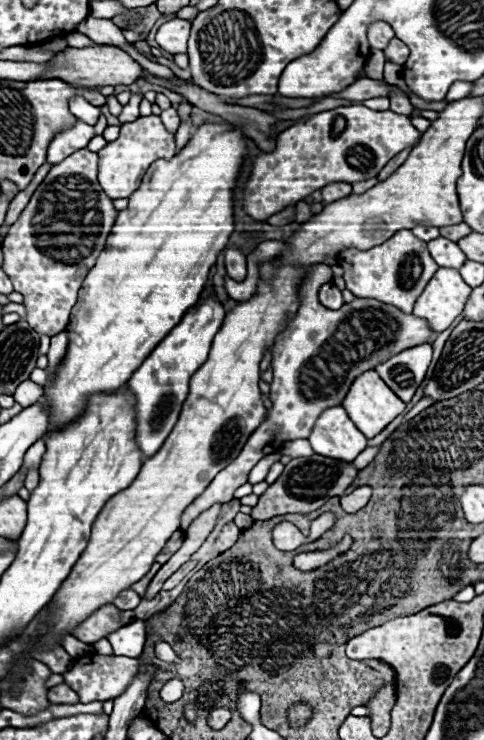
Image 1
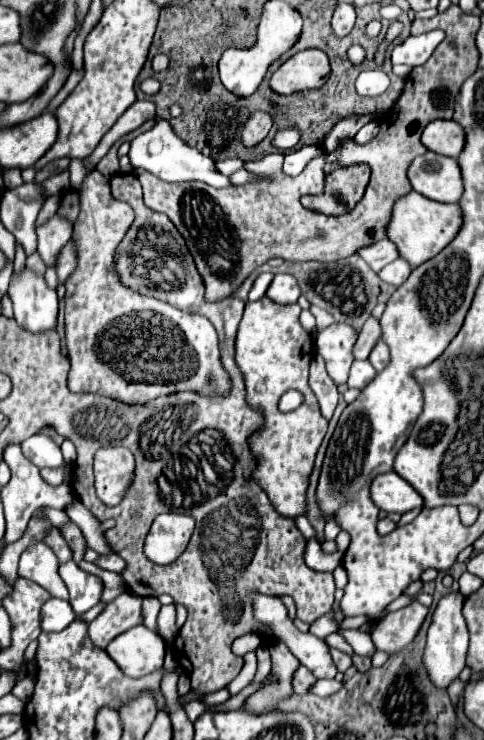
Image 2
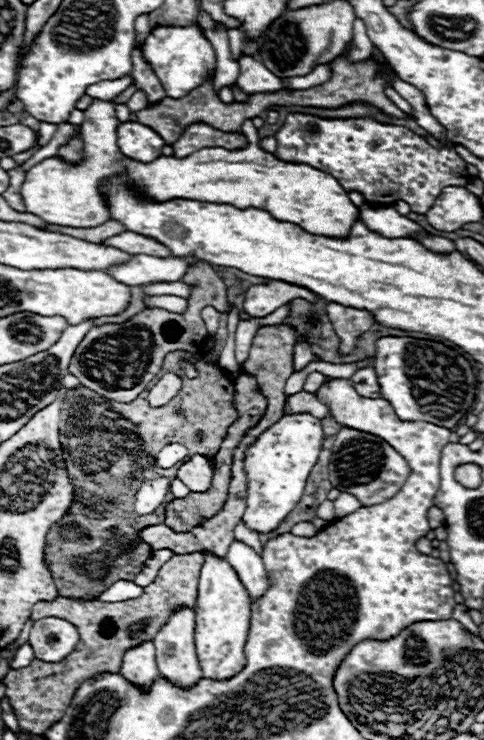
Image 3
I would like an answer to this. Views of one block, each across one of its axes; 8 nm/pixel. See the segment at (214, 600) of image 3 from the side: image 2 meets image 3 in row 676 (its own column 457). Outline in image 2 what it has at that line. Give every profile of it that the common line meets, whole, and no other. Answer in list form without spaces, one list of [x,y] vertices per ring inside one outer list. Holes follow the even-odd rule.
[[[408,192],[398,198],[394,204],[394,212],[390,216],[390,224],[386,224],[388,240],[396,244],[400,258],[404,258],[412,268],[428,262],[436,256],[450,240],[458,234],[462,224],[462,212],[458,204],[440,204],[418,192]]]

